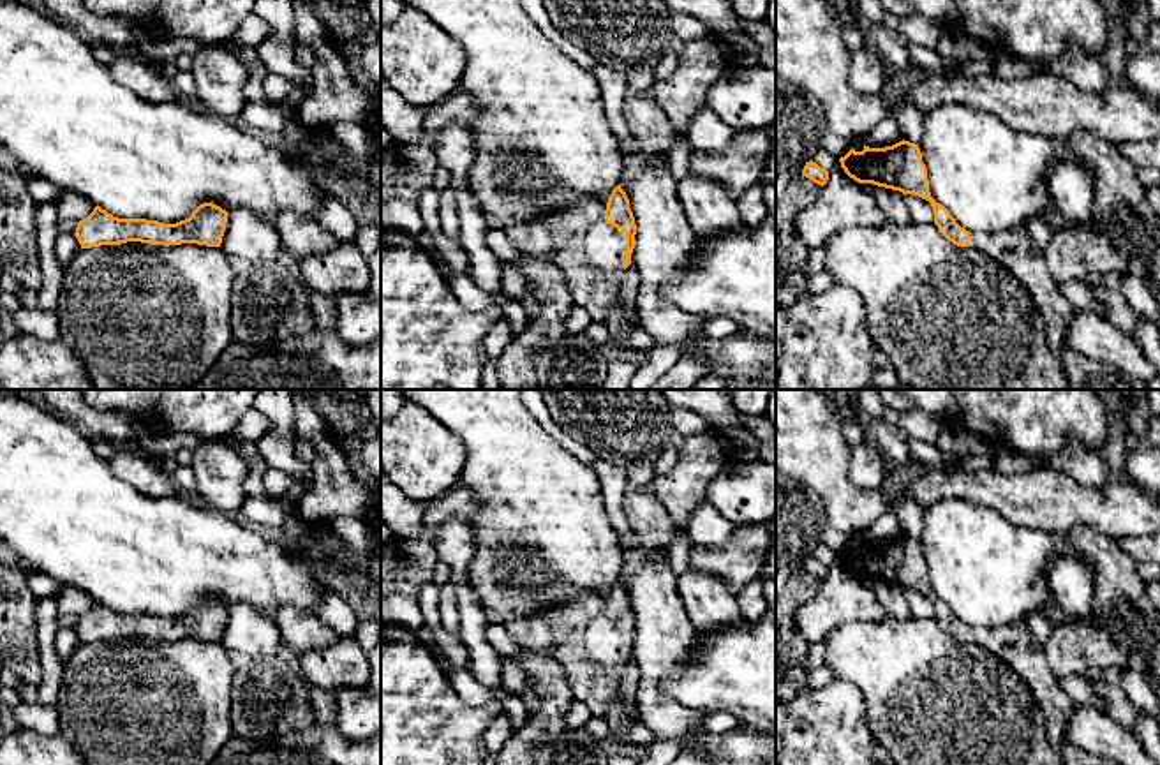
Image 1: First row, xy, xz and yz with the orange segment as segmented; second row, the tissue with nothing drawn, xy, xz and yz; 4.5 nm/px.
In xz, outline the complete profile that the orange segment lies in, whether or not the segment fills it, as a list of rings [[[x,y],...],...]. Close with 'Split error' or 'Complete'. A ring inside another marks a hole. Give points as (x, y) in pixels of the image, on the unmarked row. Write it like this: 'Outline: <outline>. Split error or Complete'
Outline: [[[617,580],[608,598],[582,590],[573,599],[552,605],[531,617],[506,622],[511,636],[524,650],[559,661],[569,680],[573,696],[592,717],[605,717],[608,707],[619,700],[624,665],[631,659],[636,619],[626,587]]]. Split error

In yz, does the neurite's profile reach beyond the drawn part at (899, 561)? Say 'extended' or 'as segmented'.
extended

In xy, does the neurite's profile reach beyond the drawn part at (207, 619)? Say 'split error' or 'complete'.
complete

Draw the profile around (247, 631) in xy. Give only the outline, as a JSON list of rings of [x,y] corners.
[[[234,603],[227,610],[220,643],[256,661],[277,656],[280,635],[264,613],[247,603]]]

